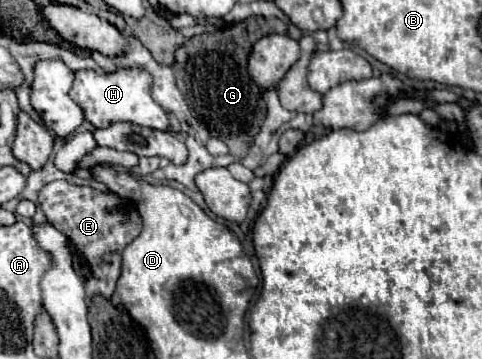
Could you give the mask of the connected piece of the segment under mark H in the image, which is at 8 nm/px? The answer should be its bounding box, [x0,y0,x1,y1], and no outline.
[71,67,169,131]

